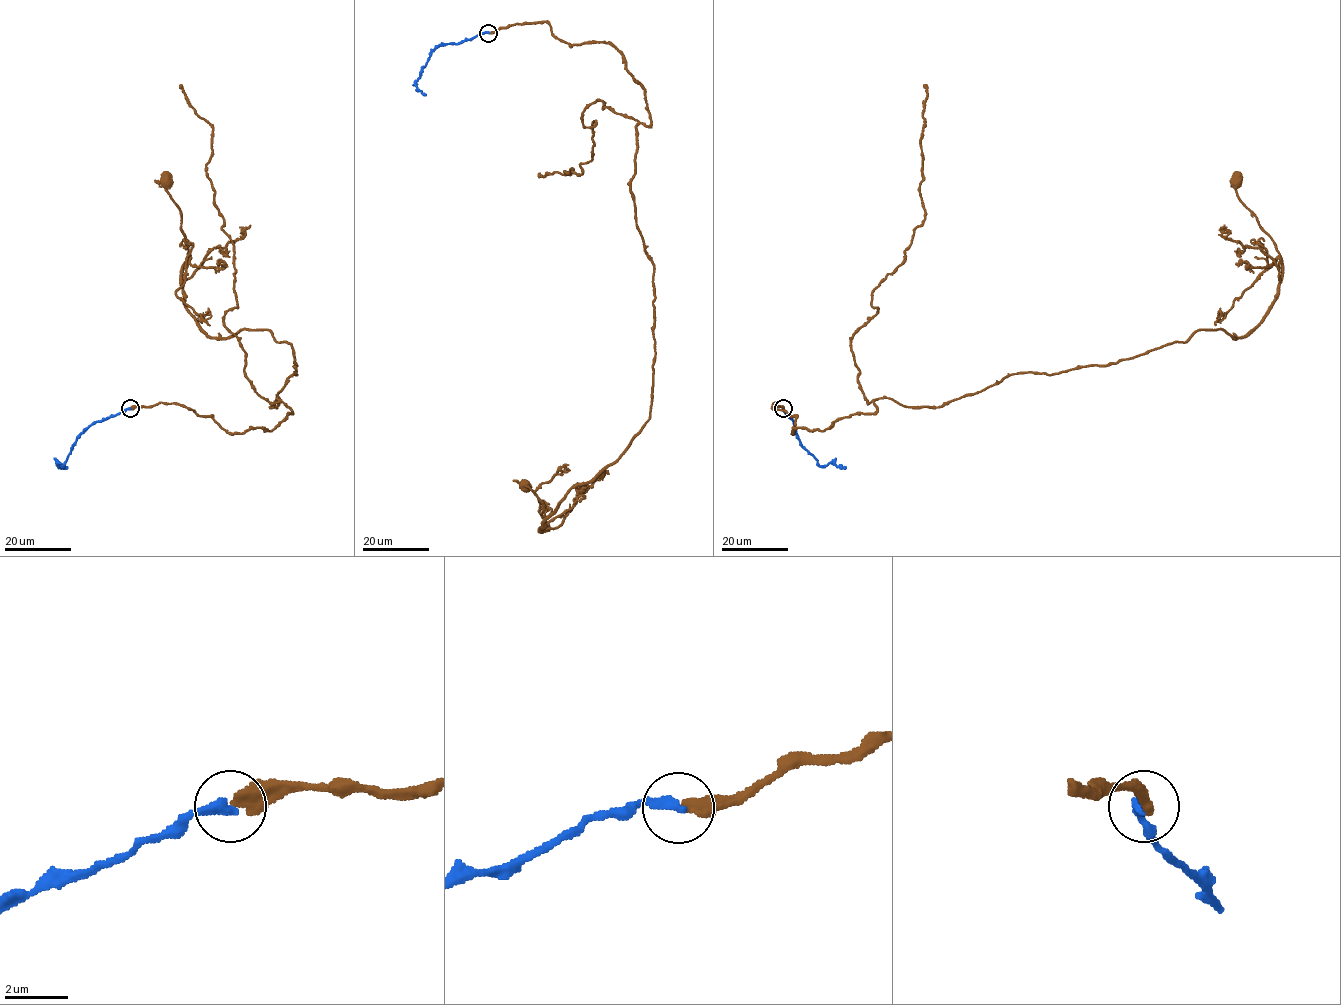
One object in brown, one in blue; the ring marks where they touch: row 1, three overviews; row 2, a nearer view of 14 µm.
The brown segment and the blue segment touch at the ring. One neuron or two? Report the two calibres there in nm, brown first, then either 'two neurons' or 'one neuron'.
calibres 380 and 320 nm; one neuron

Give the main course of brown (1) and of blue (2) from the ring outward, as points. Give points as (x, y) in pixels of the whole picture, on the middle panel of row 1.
1: (489, 33), (547, 22), (610, 43), (651, 124), (630, 183), (653, 265), (648, 420), (544, 531), (524, 486)
2: (489, 33), (458, 43), (439, 45), (433, 50), (416, 85), (426, 95)

